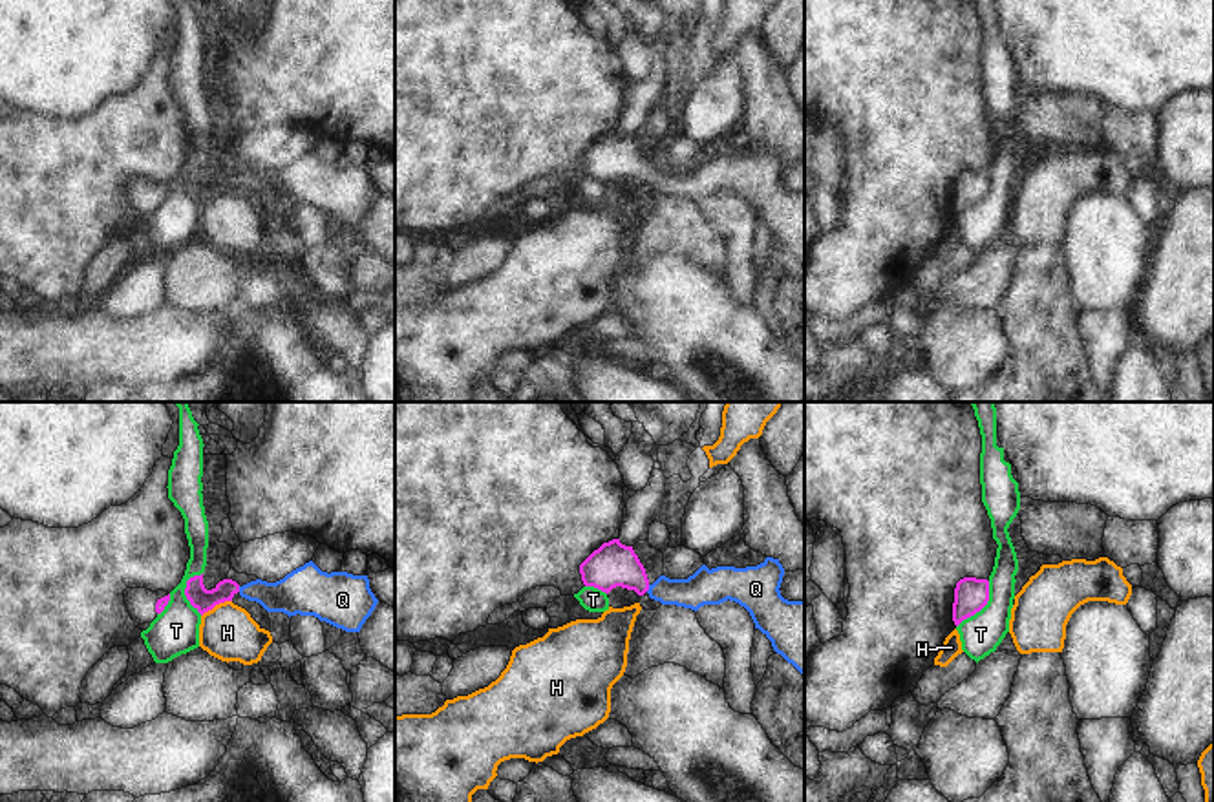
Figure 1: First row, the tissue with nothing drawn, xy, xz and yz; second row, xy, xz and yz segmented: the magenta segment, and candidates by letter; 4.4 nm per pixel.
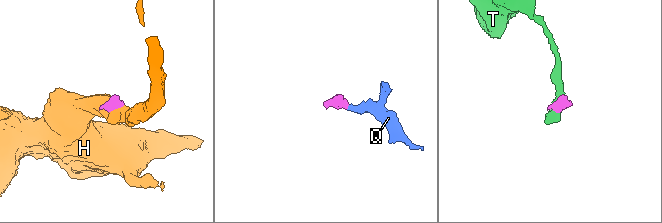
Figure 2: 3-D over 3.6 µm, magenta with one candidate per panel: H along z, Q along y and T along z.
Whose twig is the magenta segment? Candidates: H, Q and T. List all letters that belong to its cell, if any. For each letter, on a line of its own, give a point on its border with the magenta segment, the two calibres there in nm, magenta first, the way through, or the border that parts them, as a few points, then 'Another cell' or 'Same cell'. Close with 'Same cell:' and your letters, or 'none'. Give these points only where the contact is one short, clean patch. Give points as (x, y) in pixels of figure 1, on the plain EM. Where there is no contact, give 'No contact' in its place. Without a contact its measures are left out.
H: Touches magenta at xy (216, 194). Thickness 100 nm (magenta) against 240 nm. Boundary: xy (231, 190), (216, 194), (202, 207). Another cell
Q: Touches magenta at xz (648, 179). Thickness 190 nm (magenta) against 160 nm. Path across: xz (613, 156), (622, 158), (648, 179), (704, 178). Same cell
T: Touches magenta at yz (982, 198). Thickness 150 nm (magenta) against 180 nm. Boundary: yz (990, 172), (990, 190), (957, 218). Another cell
Same cell: Q

